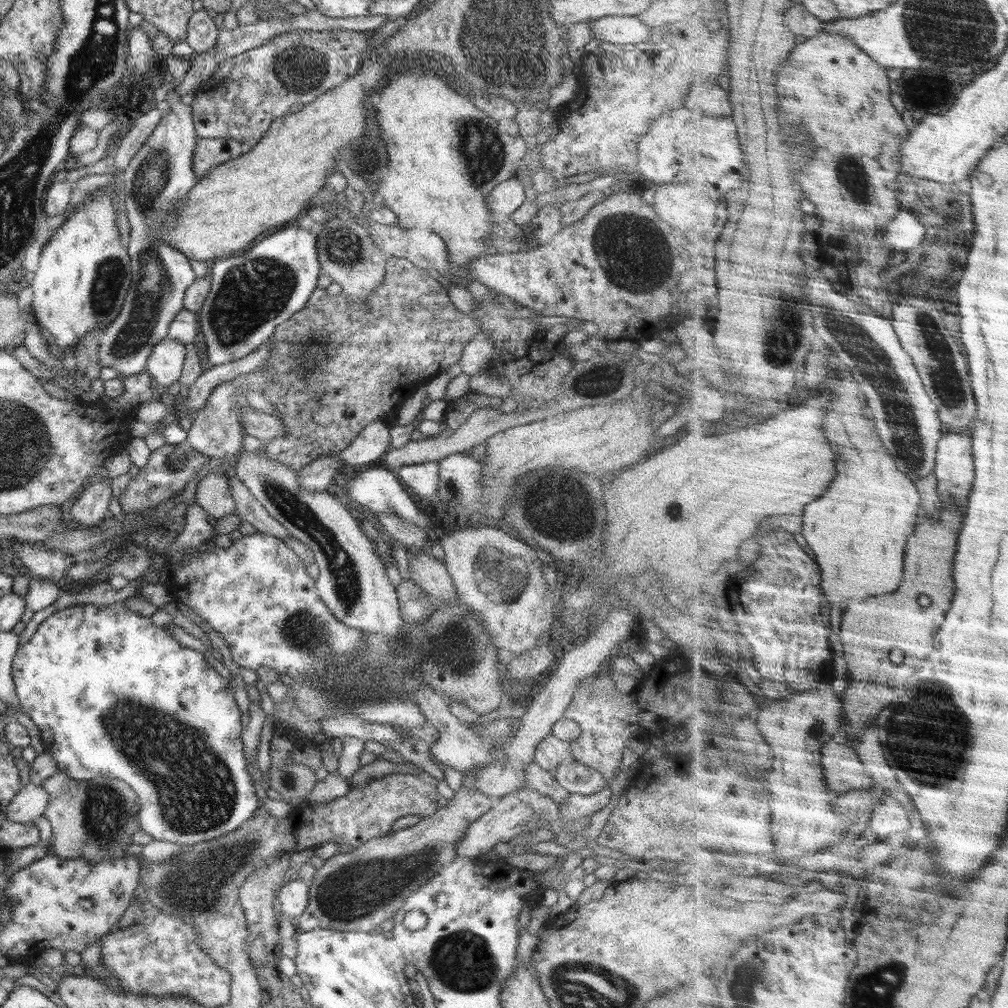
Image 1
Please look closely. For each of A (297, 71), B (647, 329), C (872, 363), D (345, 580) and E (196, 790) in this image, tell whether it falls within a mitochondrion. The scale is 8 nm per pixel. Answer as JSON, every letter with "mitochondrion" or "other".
{"A":"mitochondrion","B":"other","C":"mitochondrion","D":"mitochondrion","E":"mitochondrion"}

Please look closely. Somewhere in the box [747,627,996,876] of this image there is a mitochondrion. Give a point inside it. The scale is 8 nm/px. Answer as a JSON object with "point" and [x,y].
{"point":[907,729]}

